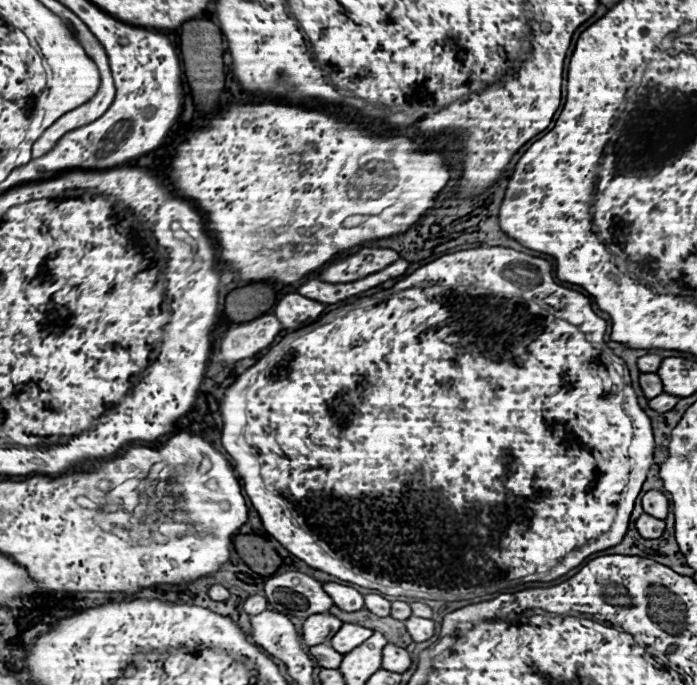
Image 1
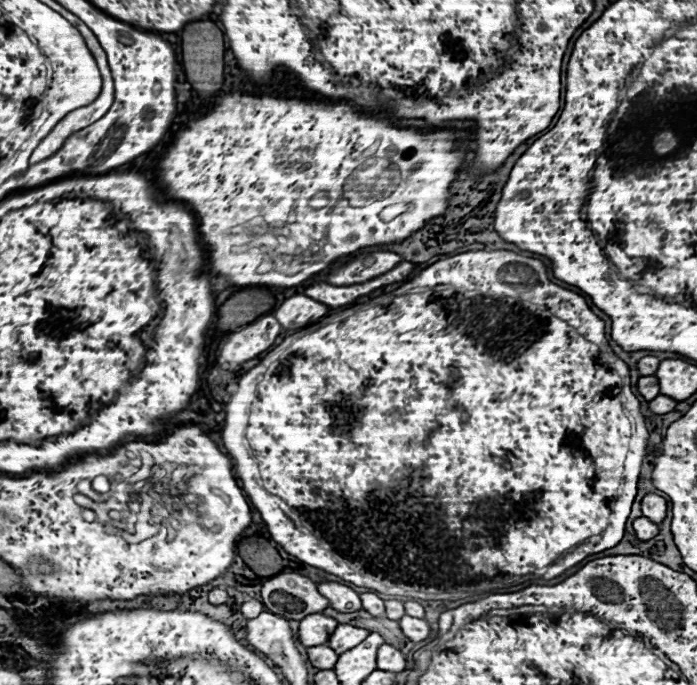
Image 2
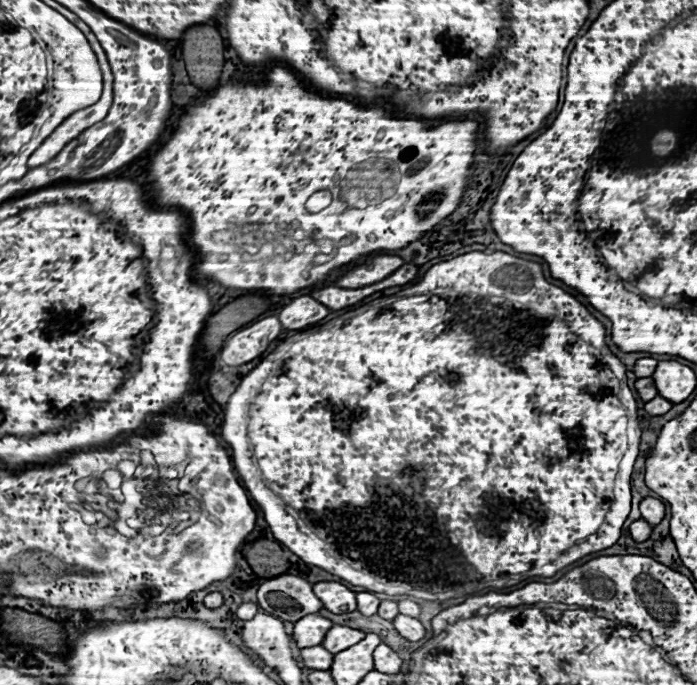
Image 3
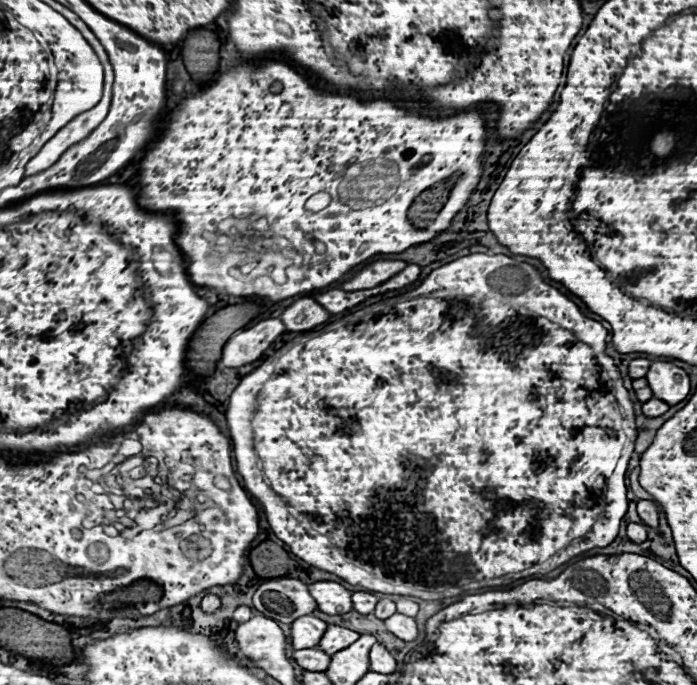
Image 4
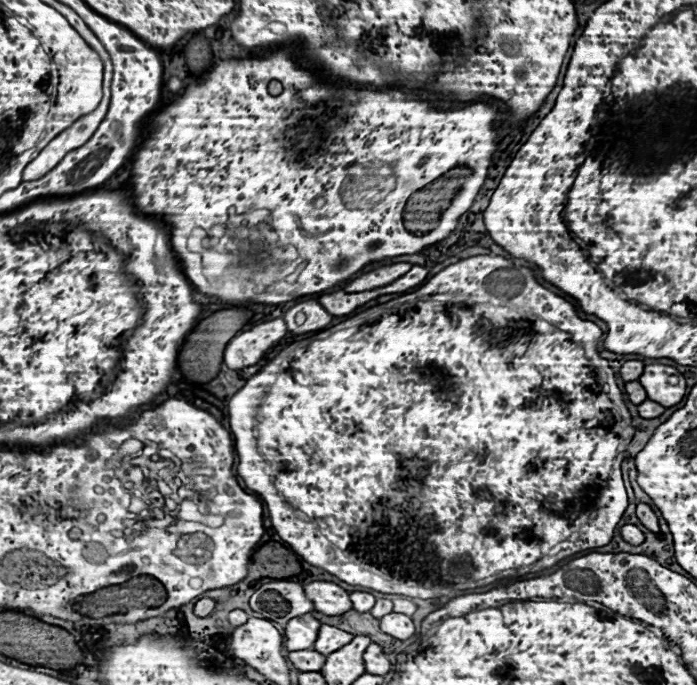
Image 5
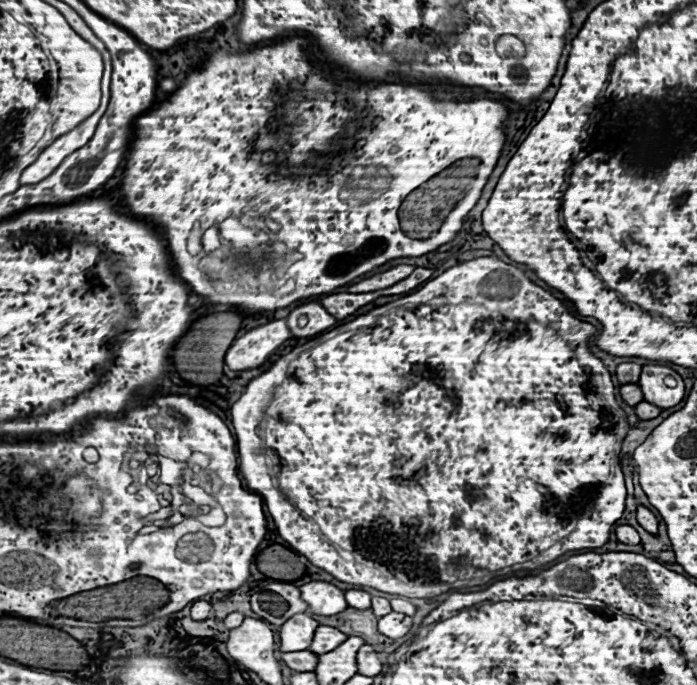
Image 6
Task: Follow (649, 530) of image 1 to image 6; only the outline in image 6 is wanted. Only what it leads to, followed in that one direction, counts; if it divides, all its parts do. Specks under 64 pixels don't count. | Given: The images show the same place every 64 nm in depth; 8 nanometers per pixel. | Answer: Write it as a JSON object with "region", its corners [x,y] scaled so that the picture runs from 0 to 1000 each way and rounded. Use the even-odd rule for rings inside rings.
{"region":[[[887,768],[884,782],[895,794],[918,794],[918,780],[907,768]]]}

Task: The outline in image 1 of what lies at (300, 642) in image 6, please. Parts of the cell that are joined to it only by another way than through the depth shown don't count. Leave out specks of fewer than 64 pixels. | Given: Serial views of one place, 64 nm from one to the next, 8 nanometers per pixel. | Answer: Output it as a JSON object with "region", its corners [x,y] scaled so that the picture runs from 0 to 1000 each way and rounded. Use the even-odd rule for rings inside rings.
{"region":[[[448,896],[439,902],[433,917],[436,937],[442,943],[465,940],[473,934],[473,928],[479,928],[479,923],[485,923],[485,917],[491,917],[491,911],[494,908],[476,896]]]}

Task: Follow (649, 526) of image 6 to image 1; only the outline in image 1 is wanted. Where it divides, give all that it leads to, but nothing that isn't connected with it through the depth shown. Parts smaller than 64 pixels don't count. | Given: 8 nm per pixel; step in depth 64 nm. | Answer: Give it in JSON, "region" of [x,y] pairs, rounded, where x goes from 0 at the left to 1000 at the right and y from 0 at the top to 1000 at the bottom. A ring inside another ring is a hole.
{"region":[[[930,715],[921,724],[921,739],[924,739],[924,747],[938,756],[953,759],[958,753],[958,727],[947,715]]]}

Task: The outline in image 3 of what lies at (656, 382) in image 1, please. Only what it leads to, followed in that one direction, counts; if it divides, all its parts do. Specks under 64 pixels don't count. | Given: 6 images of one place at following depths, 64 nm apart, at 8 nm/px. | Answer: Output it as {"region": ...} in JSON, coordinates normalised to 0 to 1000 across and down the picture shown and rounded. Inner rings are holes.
{"region":[[[915,552],[910,564],[912,564],[912,569],[915,569],[915,575],[918,575],[921,584],[935,584],[944,575],[941,561],[938,561],[935,552]]]}

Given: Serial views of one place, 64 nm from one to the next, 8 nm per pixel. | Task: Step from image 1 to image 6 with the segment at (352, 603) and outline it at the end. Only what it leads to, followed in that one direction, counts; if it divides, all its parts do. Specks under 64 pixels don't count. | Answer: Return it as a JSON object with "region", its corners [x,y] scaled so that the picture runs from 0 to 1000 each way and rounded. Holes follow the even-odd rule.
{"region":[[[442,850],[433,858],[433,873],[442,879],[445,896],[479,899],[499,888],[494,876],[494,861],[482,858],[473,850]]]}

